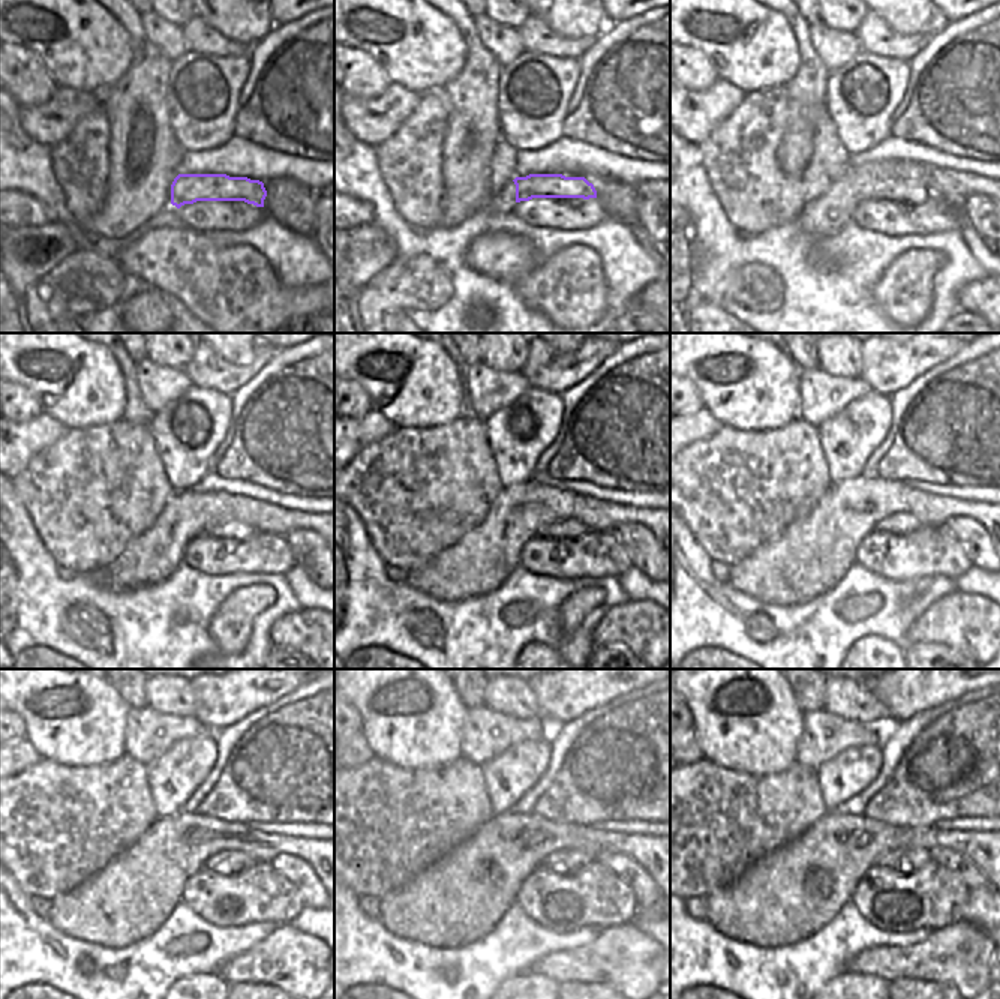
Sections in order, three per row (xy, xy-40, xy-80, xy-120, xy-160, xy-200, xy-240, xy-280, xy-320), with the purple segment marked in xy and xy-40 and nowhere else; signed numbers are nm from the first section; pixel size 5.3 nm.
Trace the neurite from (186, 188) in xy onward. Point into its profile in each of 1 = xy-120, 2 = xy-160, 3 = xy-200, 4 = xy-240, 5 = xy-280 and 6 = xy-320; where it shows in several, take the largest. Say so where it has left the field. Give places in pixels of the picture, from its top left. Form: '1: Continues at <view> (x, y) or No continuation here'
1: Continues at xy-120 (236, 530)
2: Continues at xy-160 (570, 528)
3: Continues at xy-200 (900, 524)
4: Continues at xy-240 (225, 863)
5: Continues at xy-280 (565, 863)
6: Continues at xy-320 (903, 861).

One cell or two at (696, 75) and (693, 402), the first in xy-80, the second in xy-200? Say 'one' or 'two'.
one

